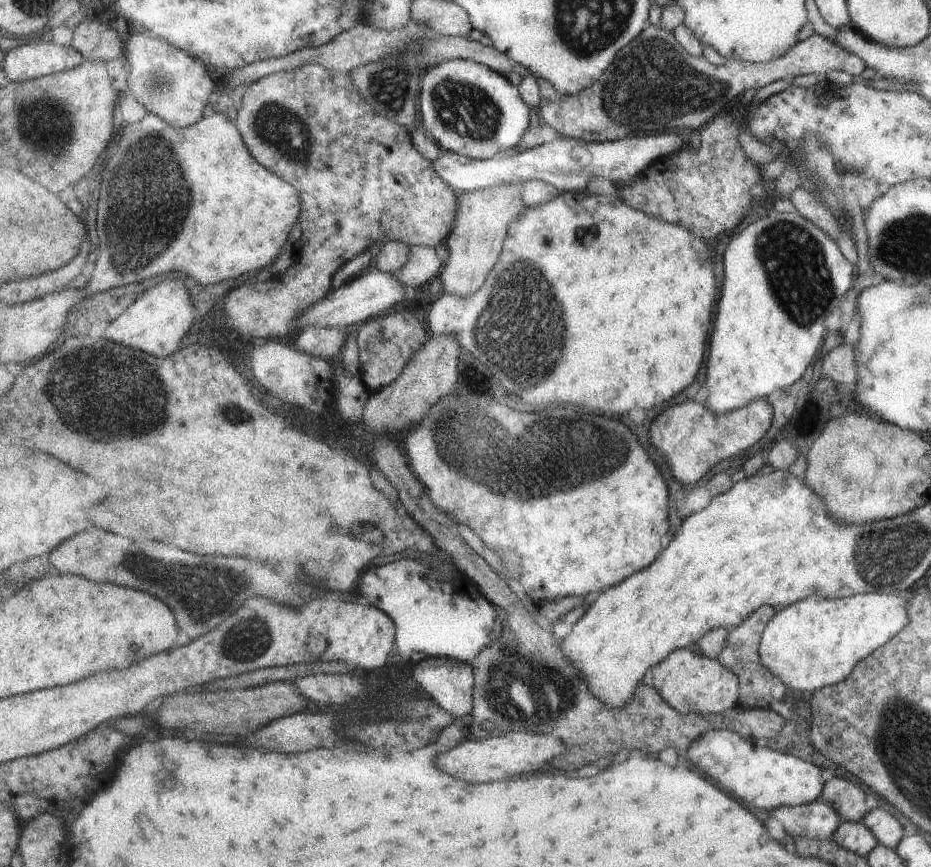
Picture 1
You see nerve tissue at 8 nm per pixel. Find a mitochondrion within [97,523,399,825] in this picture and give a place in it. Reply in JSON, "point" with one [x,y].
{"point":[202,593]}

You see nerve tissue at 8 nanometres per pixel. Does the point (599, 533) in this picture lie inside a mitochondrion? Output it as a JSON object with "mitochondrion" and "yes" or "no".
{"mitochondrion":"no"}

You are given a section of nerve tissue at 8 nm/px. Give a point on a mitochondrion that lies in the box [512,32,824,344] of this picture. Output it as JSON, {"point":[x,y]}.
{"point":[654,84]}

